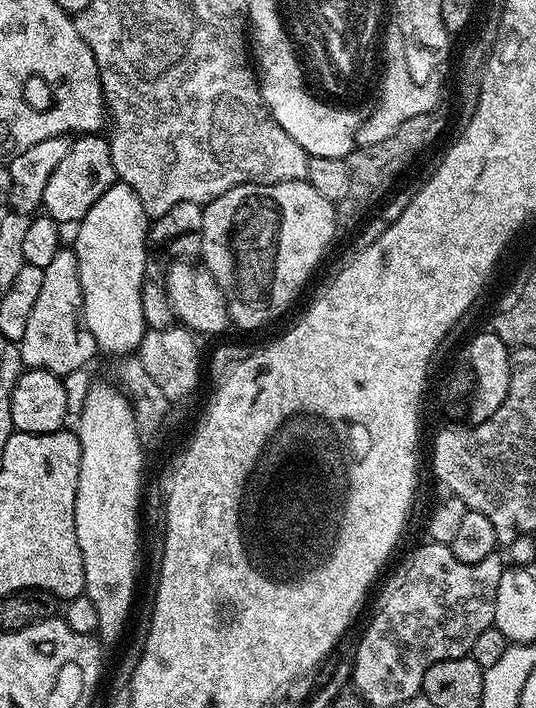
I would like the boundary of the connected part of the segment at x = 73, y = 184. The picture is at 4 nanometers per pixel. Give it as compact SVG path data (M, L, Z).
M100 134L77 135L70 150L66 150L66 158L58 162L54 174L50 174L50 182L46 182L43 211L61 226L75 225L117 180L107 139Z

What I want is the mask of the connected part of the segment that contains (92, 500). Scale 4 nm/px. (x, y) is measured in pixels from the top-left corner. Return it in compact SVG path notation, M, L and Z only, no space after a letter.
M98 383L92 386L89 392L86 394L85 404L81 408L81 412L78 415L78 421L80 421L80 428L78 427L78 435L80 438L80 469L78 470L78 494L76 495L76 501L74 502L74 522L76 523L76 533L78 534L78 546L82 550L82 566L84 567L84 590L85 593L94 602L94 606L98 609L98 626L100 631L98 633L99 639L101 641L107 642L107 640L116 640L124 632L124 627L128 624L128 611L132 608L132 595L136 592L136 563L140 560L140 546L142 550L142 540L140 544L140 524L142 528L142 514L140 518L140 504L142 508L142 493L145 491L146 483L144 484L144 455L146 455L146 449L143 444L140 443L140 435L138 434L138 426L136 425L136 415L132 409L132 401L120 391L119 387L111 386L112 388L107 388L106 385Z

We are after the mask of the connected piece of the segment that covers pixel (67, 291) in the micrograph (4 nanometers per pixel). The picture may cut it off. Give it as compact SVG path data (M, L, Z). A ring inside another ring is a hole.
M62 246L58 254L46 266L42 274L42 287L38 289L38 299L30 309L30 319L26 321L26 334L18 341L20 362L25 369L37 368L52 372L55 376L66 377L71 371L79 368L87 369L91 360L98 356L98 349L94 342L94 334L84 321L84 299L82 298L82 282L78 274L78 258L71 247Z

